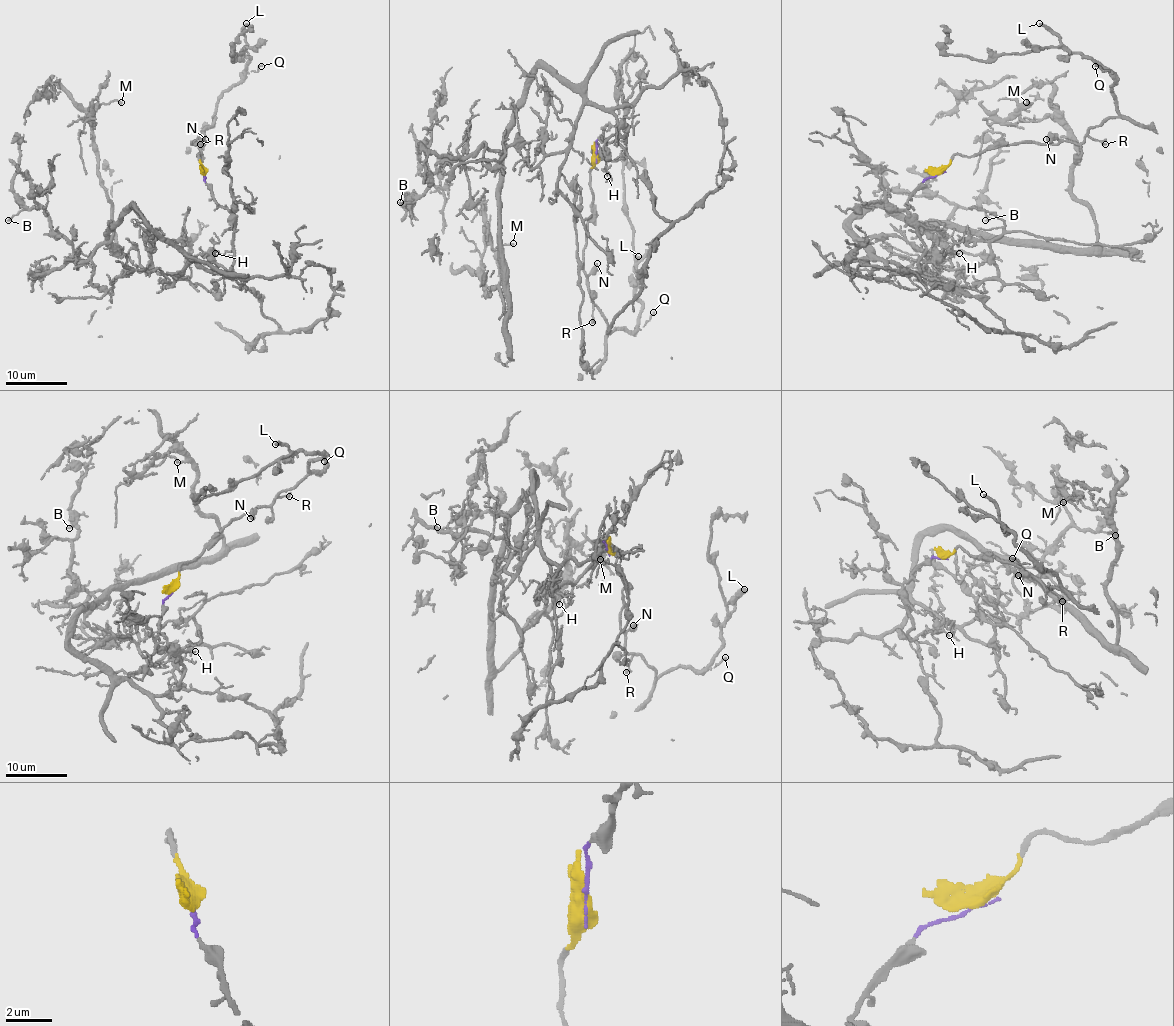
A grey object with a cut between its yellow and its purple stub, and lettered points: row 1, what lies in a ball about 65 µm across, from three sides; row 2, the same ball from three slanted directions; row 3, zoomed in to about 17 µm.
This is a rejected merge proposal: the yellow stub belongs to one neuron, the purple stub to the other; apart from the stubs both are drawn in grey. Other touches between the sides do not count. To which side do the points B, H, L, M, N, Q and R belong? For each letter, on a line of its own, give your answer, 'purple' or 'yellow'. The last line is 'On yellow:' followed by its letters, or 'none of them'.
B: purple
H: purple
L: yellow
M: purple
N: yellow
Q: yellow
R: yellow
On yellow: L, N, Q, R

